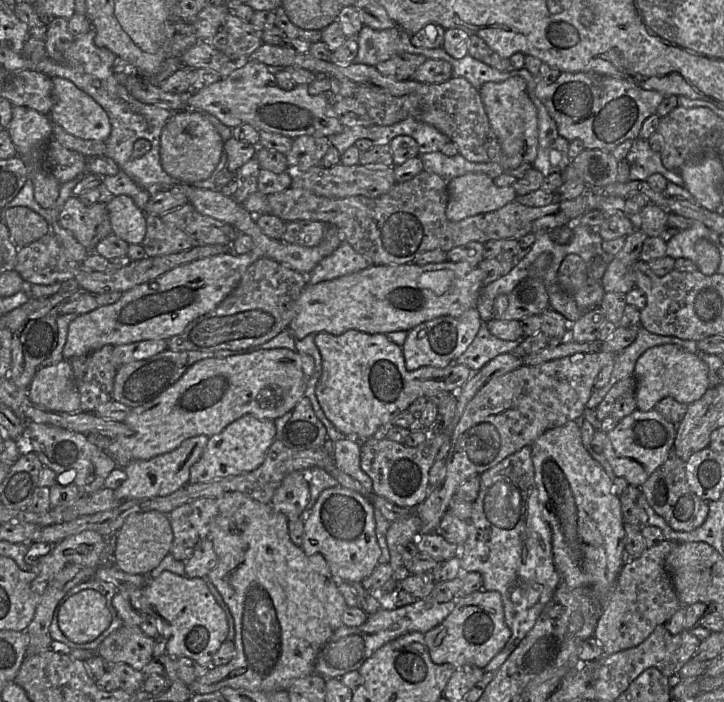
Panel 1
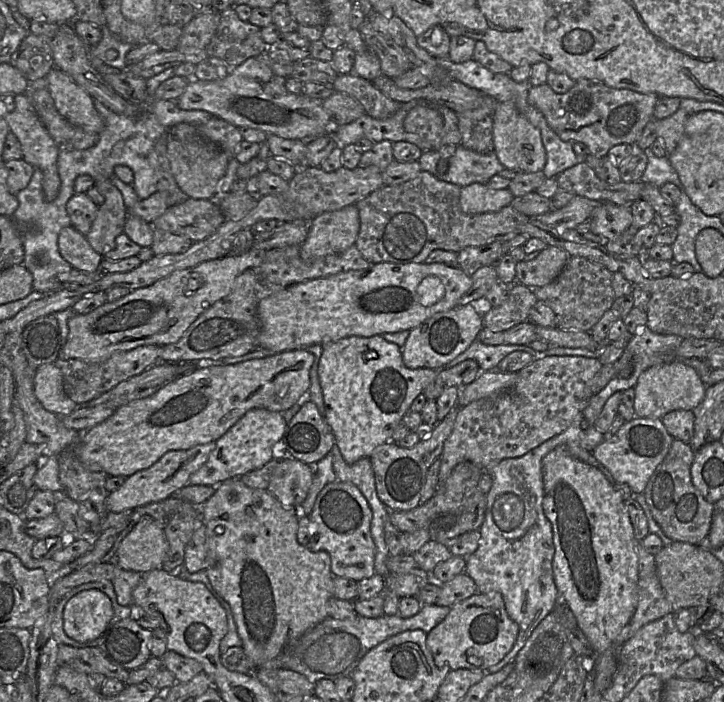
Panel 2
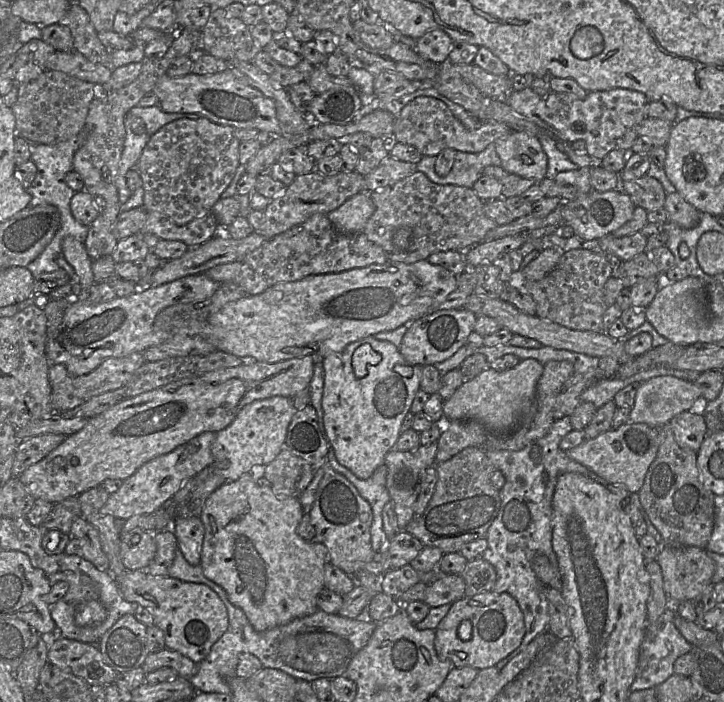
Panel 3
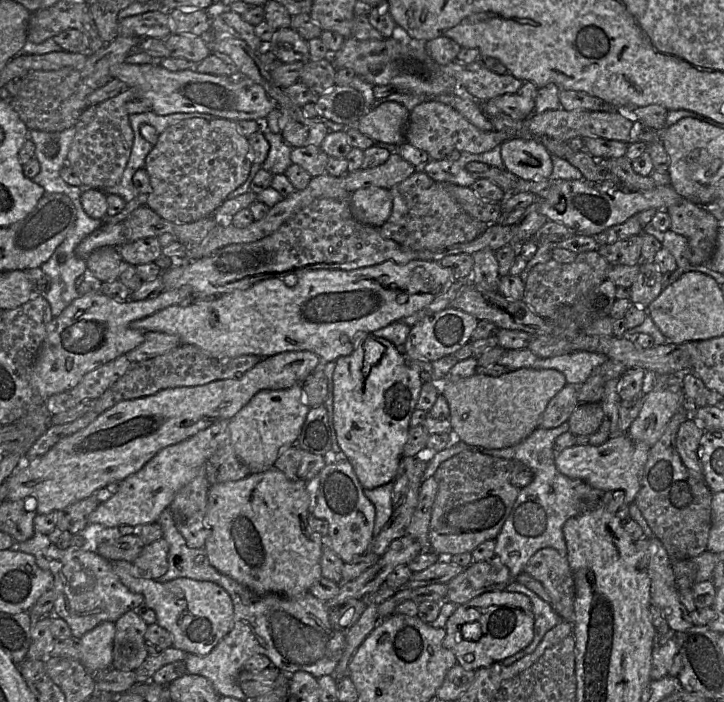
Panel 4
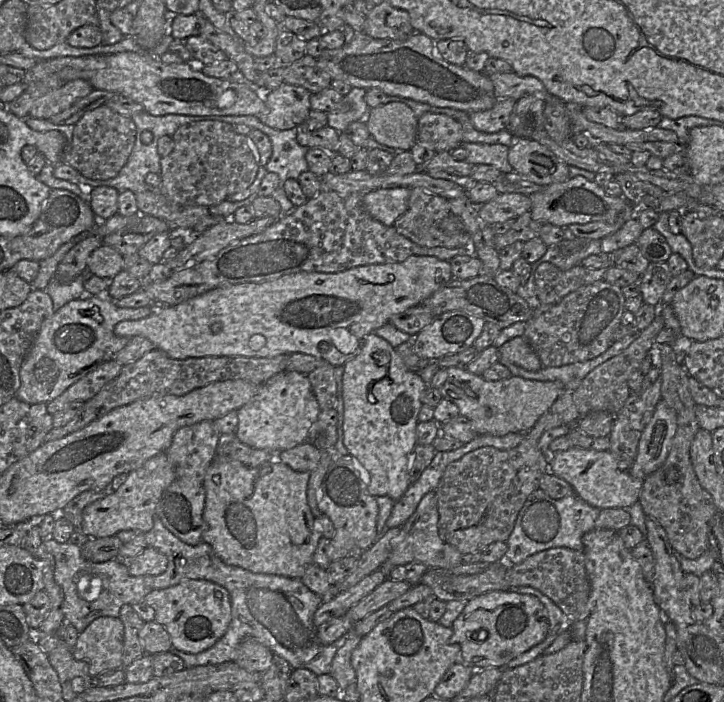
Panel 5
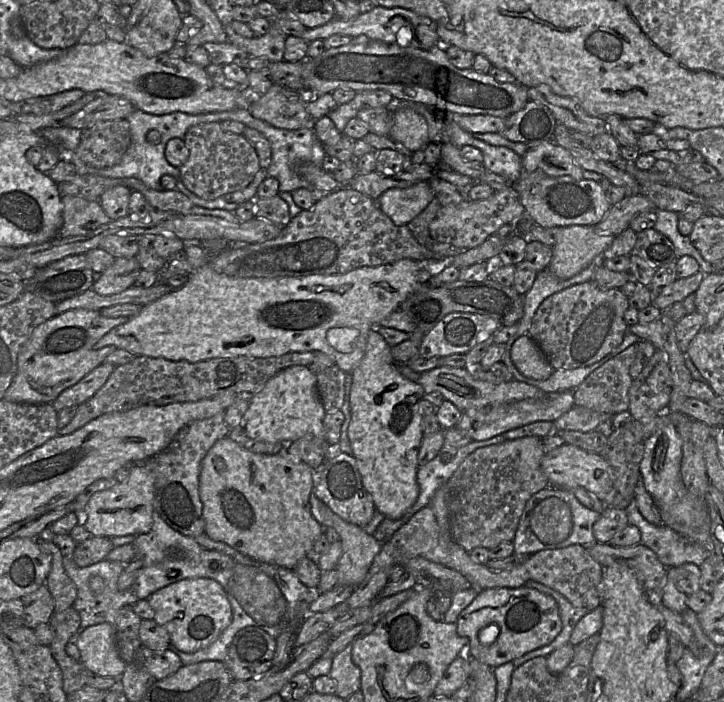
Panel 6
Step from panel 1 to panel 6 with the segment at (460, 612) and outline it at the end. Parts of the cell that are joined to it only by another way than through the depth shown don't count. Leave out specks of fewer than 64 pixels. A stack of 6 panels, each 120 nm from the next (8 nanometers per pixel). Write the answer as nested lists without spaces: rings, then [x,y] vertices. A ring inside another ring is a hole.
[[[491,588],[478,593],[456,626],[458,635],[469,640],[468,657],[494,669],[549,645],[561,632],[562,621],[556,601],[536,589]]]

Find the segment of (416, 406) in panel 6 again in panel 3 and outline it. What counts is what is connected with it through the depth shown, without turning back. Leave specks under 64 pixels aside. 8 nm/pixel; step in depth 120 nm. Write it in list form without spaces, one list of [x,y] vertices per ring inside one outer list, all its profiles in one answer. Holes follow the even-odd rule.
[[[374,336],[351,342],[342,352],[330,353],[321,362],[324,368],[322,408],[326,436],[339,463],[358,478],[368,479],[384,464],[387,453],[395,448],[404,418],[411,412],[413,400],[420,390],[423,366],[410,364],[393,343]]]

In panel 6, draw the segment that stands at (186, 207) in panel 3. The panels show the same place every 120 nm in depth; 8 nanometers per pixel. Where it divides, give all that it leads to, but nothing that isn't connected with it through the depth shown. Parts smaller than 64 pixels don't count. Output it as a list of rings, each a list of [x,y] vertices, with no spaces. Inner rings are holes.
[[[219,122],[198,124],[188,129],[183,139],[189,151],[187,161],[179,167],[180,179],[184,186],[196,196],[214,200],[228,193],[247,187],[260,170],[259,158],[252,144],[243,136],[222,130]]]

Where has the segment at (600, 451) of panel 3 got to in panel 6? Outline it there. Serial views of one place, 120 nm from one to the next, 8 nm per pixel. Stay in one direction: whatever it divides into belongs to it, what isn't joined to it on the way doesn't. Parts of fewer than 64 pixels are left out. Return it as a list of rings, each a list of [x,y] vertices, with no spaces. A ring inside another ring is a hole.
[[[564,444],[545,454],[542,469],[549,486],[563,489],[581,487],[594,493],[603,502],[612,488],[612,469],[607,460],[599,454],[587,452],[574,445]]]

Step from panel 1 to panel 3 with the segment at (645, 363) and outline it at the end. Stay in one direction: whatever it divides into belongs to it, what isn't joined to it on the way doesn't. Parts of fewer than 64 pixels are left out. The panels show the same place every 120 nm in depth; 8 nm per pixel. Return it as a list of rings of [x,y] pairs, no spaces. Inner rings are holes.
[[[669,375],[653,377],[640,384],[631,407],[629,422],[645,423],[659,429],[668,424],[674,416],[693,410],[701,403],[701,391],[693,383]]]

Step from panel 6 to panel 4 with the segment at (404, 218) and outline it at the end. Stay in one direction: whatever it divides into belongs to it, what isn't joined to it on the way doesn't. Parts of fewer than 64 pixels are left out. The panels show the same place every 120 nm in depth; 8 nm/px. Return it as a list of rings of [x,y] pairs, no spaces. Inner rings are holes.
[[[369,187],[349,195],[353,217],[360,223],[379,228],[390,217],[393,198],[389,189]]]

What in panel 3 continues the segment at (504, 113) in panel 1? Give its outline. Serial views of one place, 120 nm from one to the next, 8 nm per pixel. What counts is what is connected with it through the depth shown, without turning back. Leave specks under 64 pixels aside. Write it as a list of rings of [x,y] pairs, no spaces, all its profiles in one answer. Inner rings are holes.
[[[512,131],[494,142],[501,166],[510,174],[539,182],[546,178],[548,158],[535,135]]]

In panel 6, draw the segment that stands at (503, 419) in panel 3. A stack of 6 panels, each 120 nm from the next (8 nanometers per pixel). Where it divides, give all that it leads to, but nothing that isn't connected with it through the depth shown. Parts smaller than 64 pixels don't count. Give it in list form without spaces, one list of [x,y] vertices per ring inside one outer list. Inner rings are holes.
[[[441,366],[422,373],[416,383],[420,384],[427,394],[433,392],[441,393],[446,400],[452,402],[463,413],[487,405],[517,402],[525,399],[542,397],[545,394],[540,389],[524,382],[512,380],[509,382],[492,384],[487,381],[479,380],[465,368],[453,368],[449,366]]]

